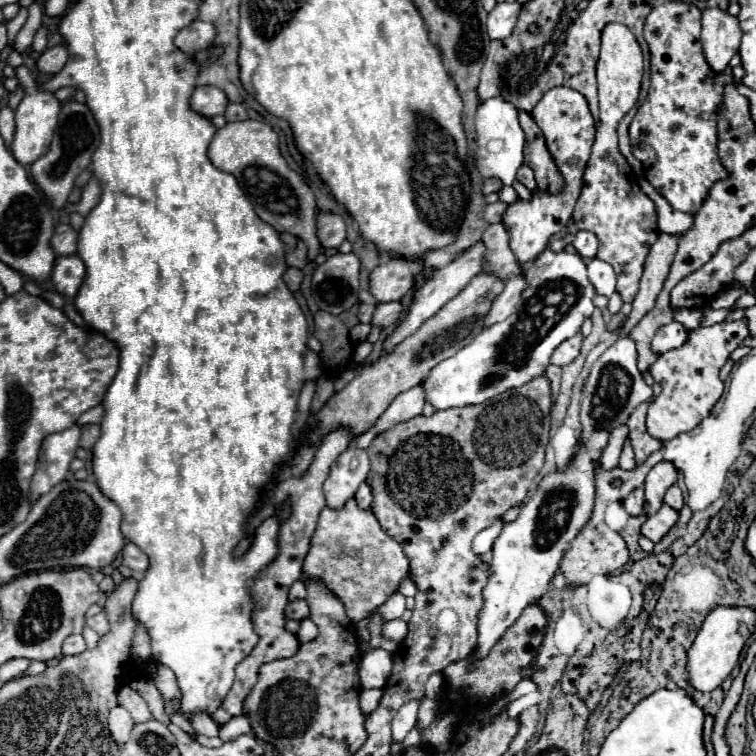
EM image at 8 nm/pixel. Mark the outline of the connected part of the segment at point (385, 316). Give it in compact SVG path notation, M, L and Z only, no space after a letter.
M398 301L388 303L388 305L376 305L376 311L374 311L374 317L372 317L370 325L378 325L378 327L394 325L400 319L402 311L404 311L404 307Z

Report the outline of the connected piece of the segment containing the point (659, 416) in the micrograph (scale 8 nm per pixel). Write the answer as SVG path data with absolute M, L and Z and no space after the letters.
M744 319L740 321L722 321L716 323L712 327L698 327L694 331L690 331L688 341L680 347L680 349L672 349L664 355L660 355L652 365L650 365L650 373L652 377L662 385L662 393L650 403L648 407L648 433L660 441L668 441L680 433L688 433L692 431L704 417L710 415L712 407L716 405L716 401L720 399L722 391L724 391L724 383L720 381L720 369L724 367L724 363L728 361L730 353L742 343L742 339L748 337L748 327L744 325Z

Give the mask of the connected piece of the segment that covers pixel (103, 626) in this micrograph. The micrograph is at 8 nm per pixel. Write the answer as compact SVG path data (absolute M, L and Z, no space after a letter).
M98 613L98 615L90 617L90 619L86 619L86 625L88 625L88 627L92 627L100 637L108 633L108 619L106 619L106 615L104 615L104 613Z

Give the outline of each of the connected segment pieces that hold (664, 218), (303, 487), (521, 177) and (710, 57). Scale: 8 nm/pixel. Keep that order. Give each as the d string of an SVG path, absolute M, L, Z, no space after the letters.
M640 177L640 189L654 201L656 205L656 215L658 215L658 229L662 233L686 233L692 227L694 215L690 213L680 213L676 209L672 209L672 205L668 205L668 201L664 201L664 197L660 197L656 193L656 189L652 189L652 185L648 185L648 181L644 181L644 177Z
M338 427L334 431L330 431L326 437L322 437L316 453L314 453L314 461L310 463L308 471L302 475L302 477L290 477L286 481L280 481L276 483L274 491L270 493L270 501L252 517L250 521L250 531L260 525L266 517L274 515L274 507L282 501L290 501L292 505L292 515L288 517L288 521L282 521L280 525L280 553L278 557L274 559L274 563L264 569L260 573L260 577L254 581L252 589L250 589L250 595L254 599L254 615L252 615L252 621L254 621L254 629L260 637L258 645L252 649L252 653L240 661L236 665L236 679L234 679L234 685L232 689L228 691L226 699L222 701L220 709L212 715L212 719L222 725L226 721L230 721L232 717L240 715L242 713L242 703L246 699L246 695L250 693L250 689L254 687L256 679L258 679L258 669L260 665L268 663L268 661L274 661L274 659L284 659L284 657L292 657L298 647L300 647L300 641L288 633L284 629L284 607L288 603L288 589L294 581L298 581L302 577L302 561L310 549L310 539L314 535L314 529L316 529L316 521L318 521L318 515L320 511L324 509L326 501L324 501L324 491L322 491L322 483L324 479L328 477L328 471L330 471L330 465L338 459L340 453L344 453L344 449L348 449L350 441L352 441L352 431L348 427Z
M522 165L522 167L518 169L518 175L516 175L516 179L518 179L520 183L524 183L528 189L534 189L534 187L536 187L534 173L532 173L532 169L530 169L528 165Z
M704 9L702 13L702 45L704 57L716 71L724 71L740 49L738 19L722 9Z

